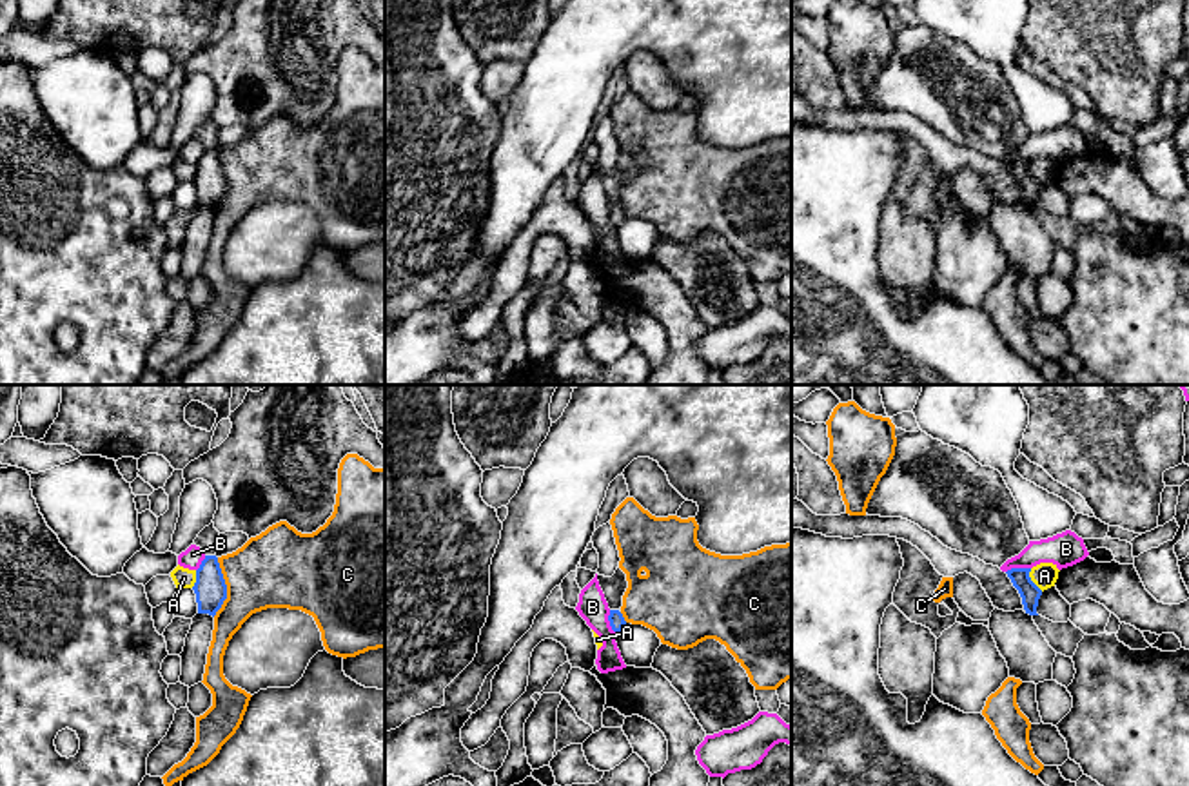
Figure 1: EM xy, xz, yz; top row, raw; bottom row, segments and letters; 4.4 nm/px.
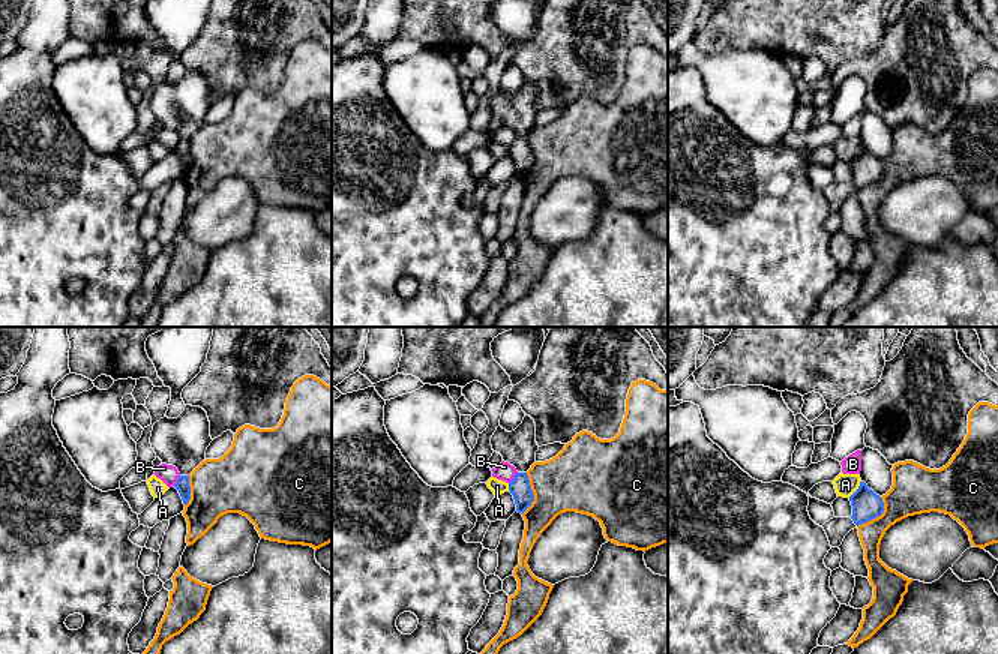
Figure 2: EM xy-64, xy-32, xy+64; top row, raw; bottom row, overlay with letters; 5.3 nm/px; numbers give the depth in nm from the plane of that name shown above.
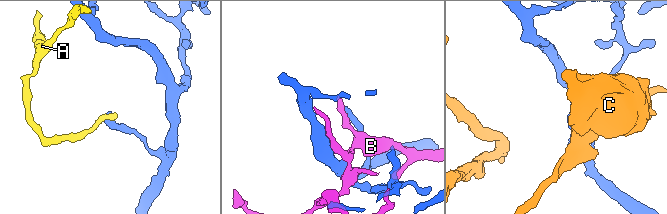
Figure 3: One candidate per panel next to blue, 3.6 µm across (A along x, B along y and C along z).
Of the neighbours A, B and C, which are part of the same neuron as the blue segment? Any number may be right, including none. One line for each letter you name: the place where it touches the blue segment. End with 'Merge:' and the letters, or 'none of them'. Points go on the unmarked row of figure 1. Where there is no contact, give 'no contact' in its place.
Merge: none of them

